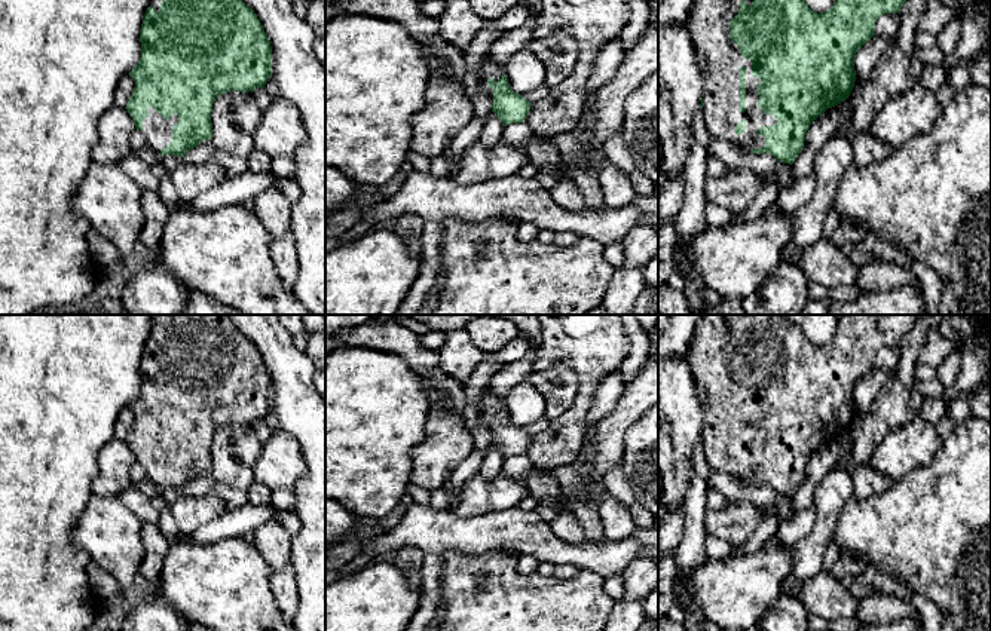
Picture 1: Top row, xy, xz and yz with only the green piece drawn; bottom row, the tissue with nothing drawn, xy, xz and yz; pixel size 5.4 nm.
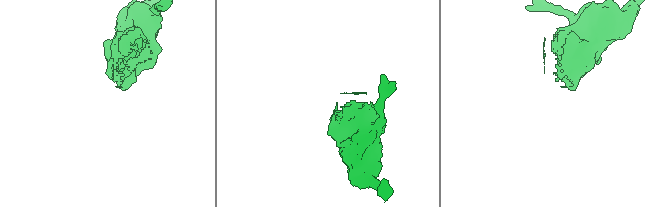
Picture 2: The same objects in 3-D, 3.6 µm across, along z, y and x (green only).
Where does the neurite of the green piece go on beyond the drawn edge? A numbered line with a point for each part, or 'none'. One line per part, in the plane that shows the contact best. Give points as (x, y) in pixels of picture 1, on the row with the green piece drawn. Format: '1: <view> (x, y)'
1: yz (719, 58)

